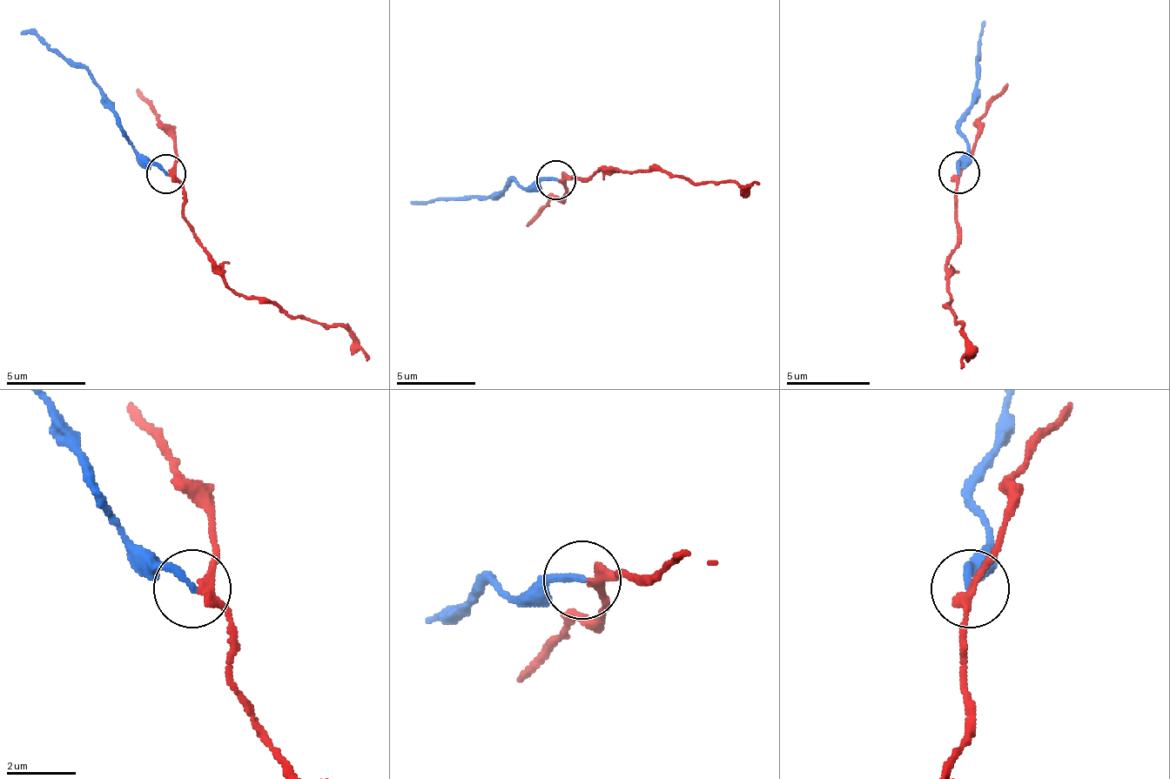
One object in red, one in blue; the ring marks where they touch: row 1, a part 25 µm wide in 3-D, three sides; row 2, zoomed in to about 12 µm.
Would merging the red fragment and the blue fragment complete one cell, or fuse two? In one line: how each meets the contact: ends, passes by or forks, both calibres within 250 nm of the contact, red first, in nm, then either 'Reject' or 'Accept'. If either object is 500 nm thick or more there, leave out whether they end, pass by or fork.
At the ring red passes by. At the ring blue ends. Thickness 240 nm (red) against 200 nm. Reject

